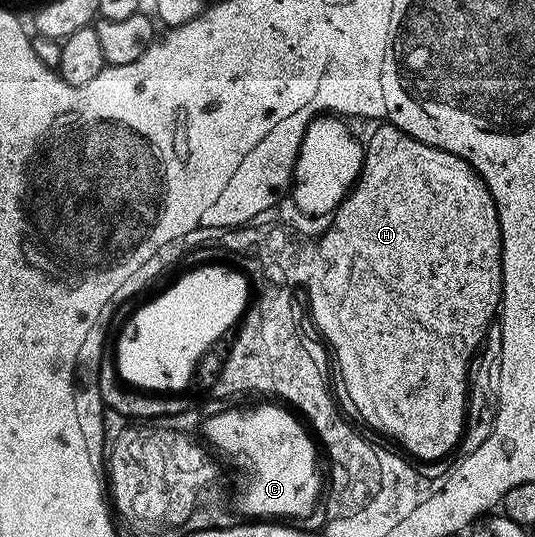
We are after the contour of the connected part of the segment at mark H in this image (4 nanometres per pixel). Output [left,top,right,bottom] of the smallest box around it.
[306,129,504,458]

